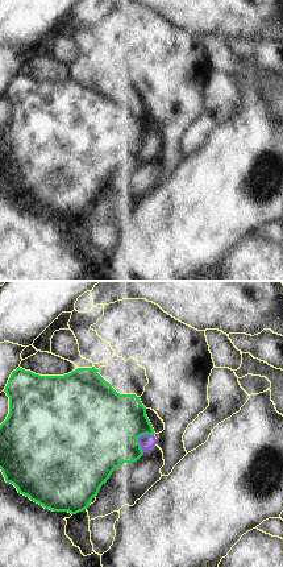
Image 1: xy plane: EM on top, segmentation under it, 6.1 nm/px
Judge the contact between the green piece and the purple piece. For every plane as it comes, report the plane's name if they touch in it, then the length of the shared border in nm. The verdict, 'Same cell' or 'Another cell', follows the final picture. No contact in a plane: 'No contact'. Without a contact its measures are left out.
Touches green in xy. Shared border 130 nm

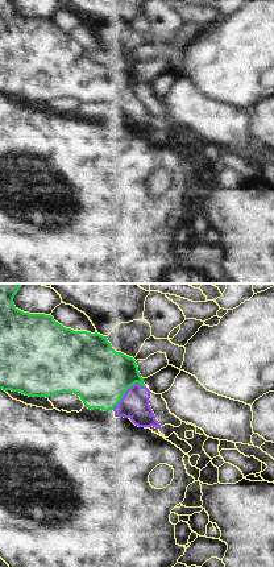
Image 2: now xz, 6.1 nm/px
Touches green in xz. Shared border 240 nm

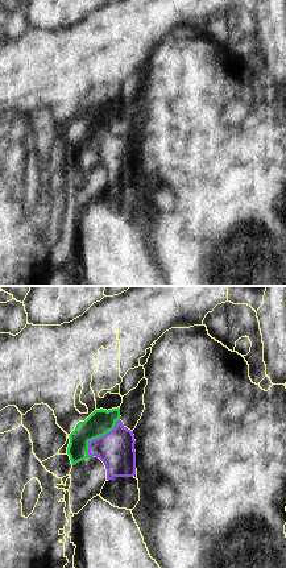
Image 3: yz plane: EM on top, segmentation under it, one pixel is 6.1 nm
Touches green in yz. Shared border 300 nm

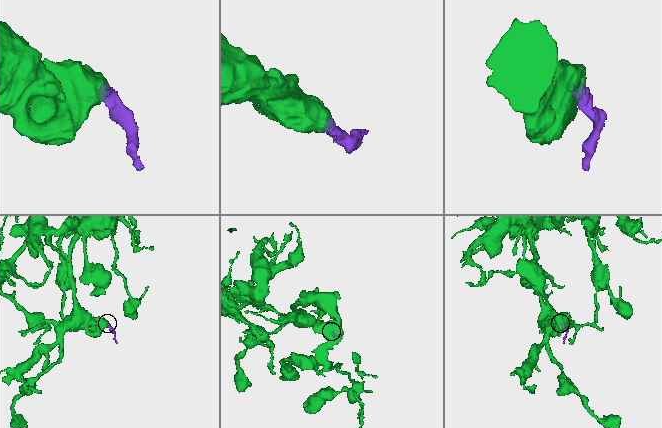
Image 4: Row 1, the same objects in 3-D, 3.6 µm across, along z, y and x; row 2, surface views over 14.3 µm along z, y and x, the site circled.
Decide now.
Same cell

